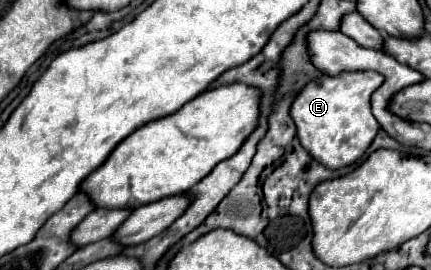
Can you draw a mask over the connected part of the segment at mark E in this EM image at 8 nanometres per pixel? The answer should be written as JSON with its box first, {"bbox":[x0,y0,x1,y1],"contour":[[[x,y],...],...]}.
{"bbox":[291,71,383,169],"contour":[[[347,71],[335,77],[323,75],[319,81],[307,83],[291,103],[291,119],[297,125],[301,145],[325,167],[339,169],[355,163],[379,131],[379,123],[371,113],[369,97],[383,83],[383,75],[375,71]]]}

